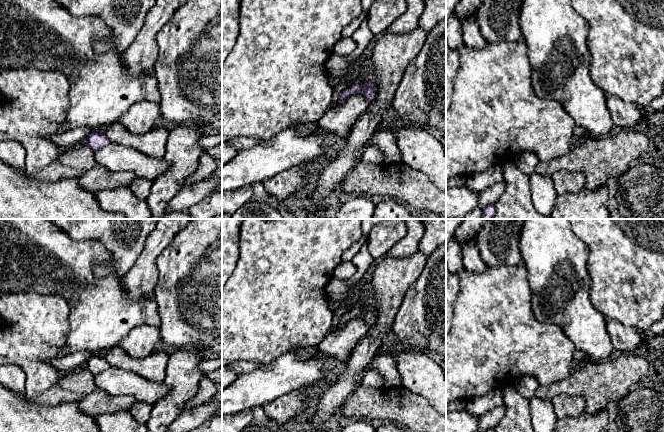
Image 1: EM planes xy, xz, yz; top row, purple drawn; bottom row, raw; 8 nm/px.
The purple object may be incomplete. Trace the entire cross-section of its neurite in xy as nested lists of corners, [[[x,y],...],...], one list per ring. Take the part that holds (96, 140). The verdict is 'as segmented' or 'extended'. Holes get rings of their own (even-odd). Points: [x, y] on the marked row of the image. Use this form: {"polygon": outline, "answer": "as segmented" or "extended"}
{"polygon": [[[93,130],[85,142],[95,152],[107,146],[111,141],[102,132]]], "answer": "as segmented"}

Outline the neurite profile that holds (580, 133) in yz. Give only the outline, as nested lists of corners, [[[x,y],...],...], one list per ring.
[[[575,126],[574,127],[574,139],[575,141],[584,140],[588,136],[588,132],[583,127]]]

